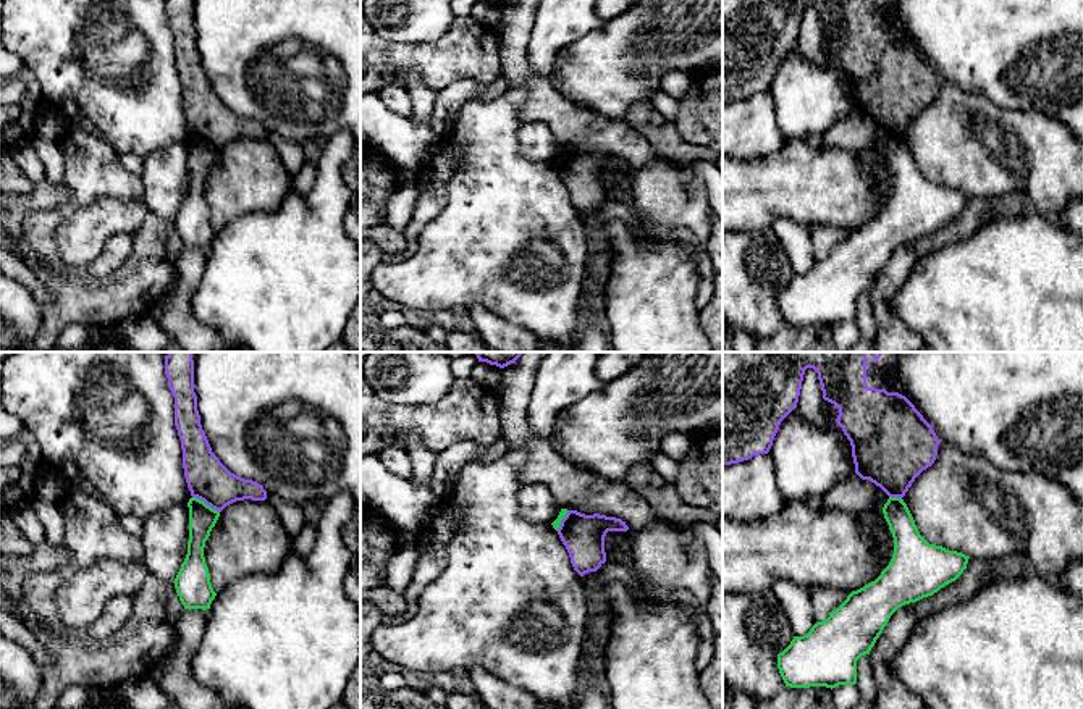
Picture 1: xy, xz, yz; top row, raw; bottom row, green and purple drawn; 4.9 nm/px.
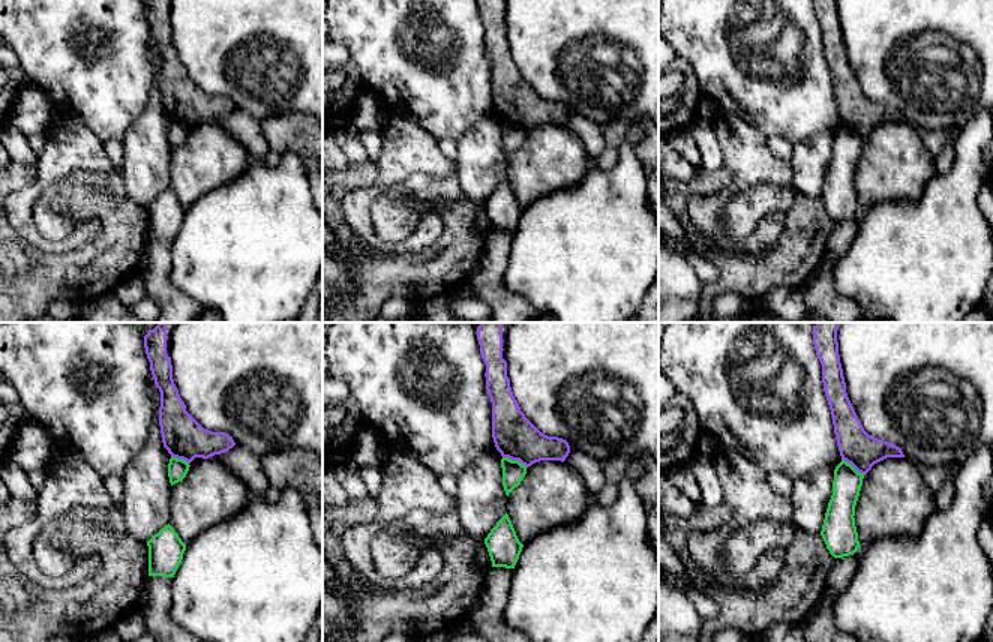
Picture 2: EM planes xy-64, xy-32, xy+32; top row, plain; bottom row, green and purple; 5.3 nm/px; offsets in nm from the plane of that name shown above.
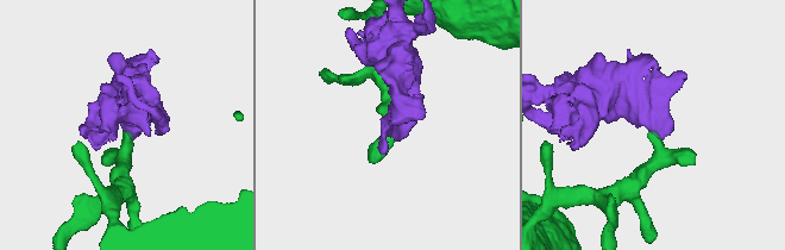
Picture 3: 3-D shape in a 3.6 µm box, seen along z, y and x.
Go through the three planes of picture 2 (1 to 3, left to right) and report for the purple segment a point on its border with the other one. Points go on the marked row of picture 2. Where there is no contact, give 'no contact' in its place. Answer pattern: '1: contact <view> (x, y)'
1: contact xy-64 (180, 459)
2: contact xy-32 (515, 461)
3: contact xy+32 (852, 467)

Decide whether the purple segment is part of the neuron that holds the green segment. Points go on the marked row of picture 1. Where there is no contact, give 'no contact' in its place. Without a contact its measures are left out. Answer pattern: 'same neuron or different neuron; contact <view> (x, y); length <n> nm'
different neuron; contact xy (204, 503); length 160 nm

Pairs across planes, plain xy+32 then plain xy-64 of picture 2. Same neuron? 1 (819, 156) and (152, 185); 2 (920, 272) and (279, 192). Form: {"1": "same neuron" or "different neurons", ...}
{"1": "same neuron", "2": "same neuron"}

